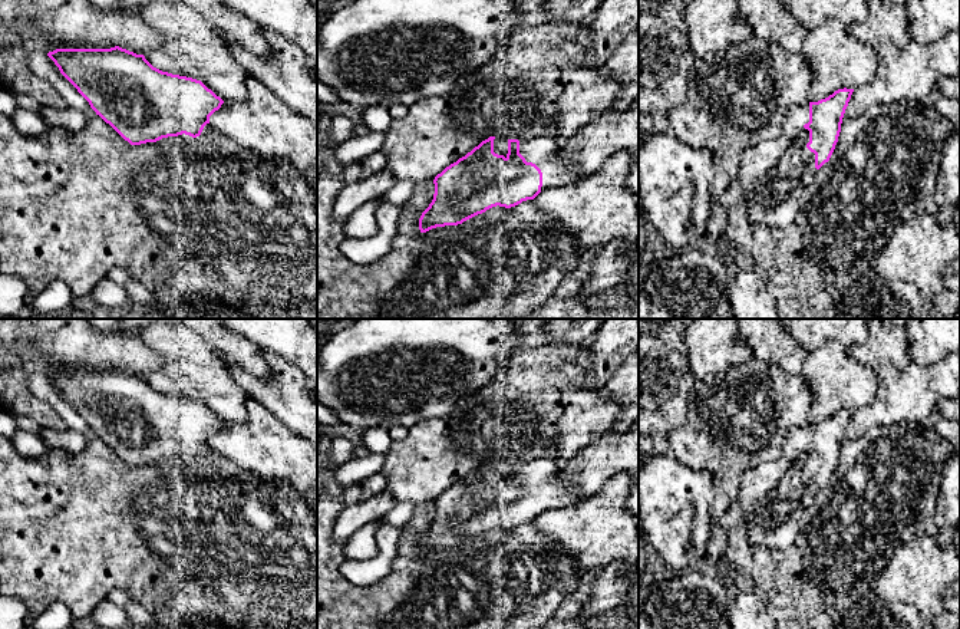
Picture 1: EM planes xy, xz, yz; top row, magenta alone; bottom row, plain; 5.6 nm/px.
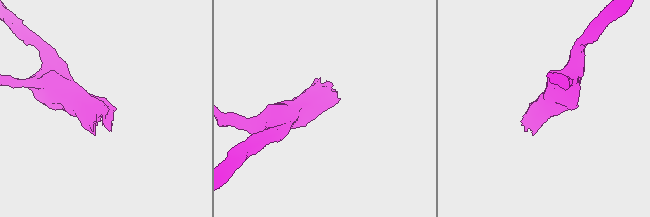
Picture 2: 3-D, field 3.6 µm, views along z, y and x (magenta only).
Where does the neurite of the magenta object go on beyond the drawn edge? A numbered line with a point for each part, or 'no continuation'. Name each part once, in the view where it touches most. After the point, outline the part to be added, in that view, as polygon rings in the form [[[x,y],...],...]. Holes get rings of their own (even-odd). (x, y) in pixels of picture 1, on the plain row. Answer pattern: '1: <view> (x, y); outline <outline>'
1: yz (772, 496); outline [[[809,424],[788,432],[776,457],[746,471],[730,510],[740,514],[753,547],[785,550],[794,546],[802,514],[817,494],[815,475],[806,470]]]

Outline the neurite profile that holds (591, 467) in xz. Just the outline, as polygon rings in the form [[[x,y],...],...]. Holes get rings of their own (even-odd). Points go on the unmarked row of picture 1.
[[[639,419],[627,431],[603,435],[580,449],[563,467],[560,480],[570,490],[590,497],[620,472],[639,485]]]

